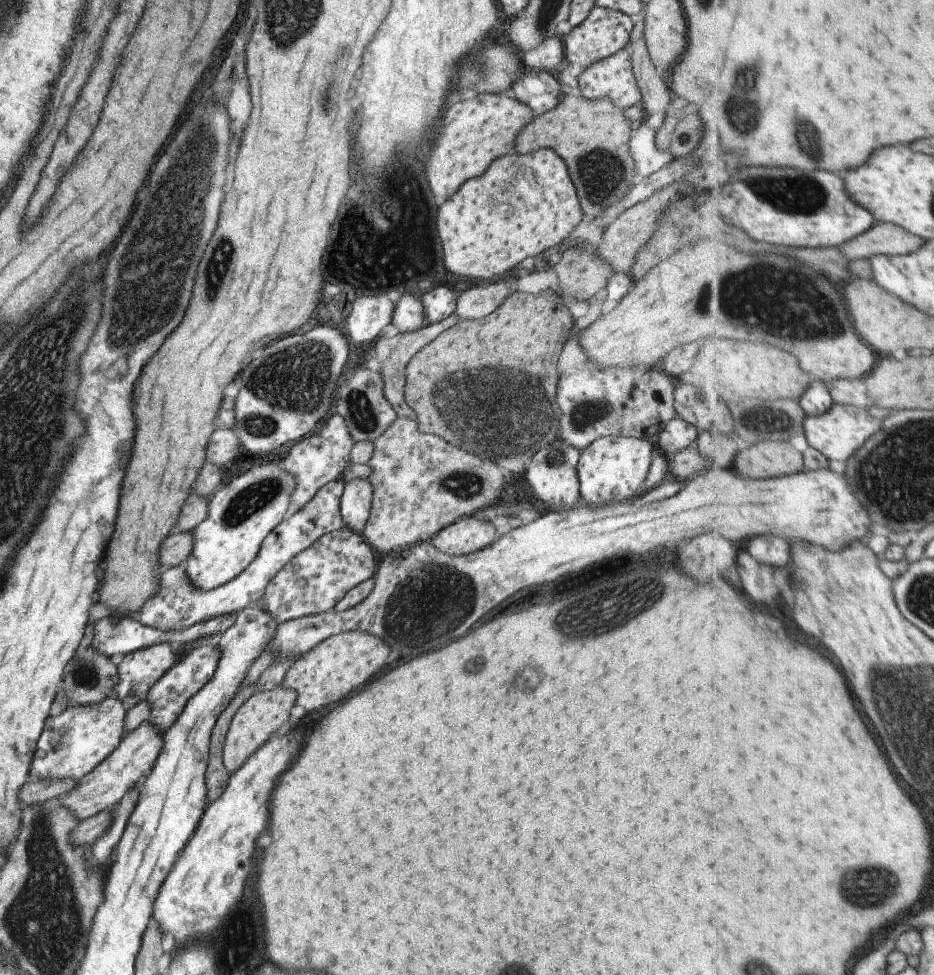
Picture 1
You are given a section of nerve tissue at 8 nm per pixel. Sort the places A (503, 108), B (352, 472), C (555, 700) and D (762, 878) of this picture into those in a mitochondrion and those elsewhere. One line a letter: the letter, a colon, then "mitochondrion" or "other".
A: other
B: other
C: other
D: other

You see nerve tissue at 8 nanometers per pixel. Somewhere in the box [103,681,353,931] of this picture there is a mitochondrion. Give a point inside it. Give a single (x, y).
(248, 912)

